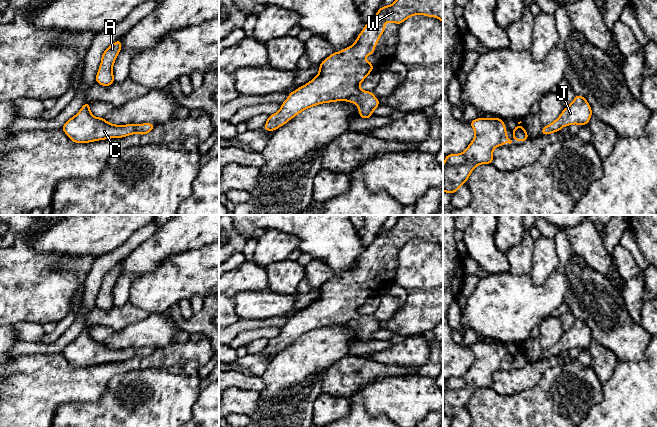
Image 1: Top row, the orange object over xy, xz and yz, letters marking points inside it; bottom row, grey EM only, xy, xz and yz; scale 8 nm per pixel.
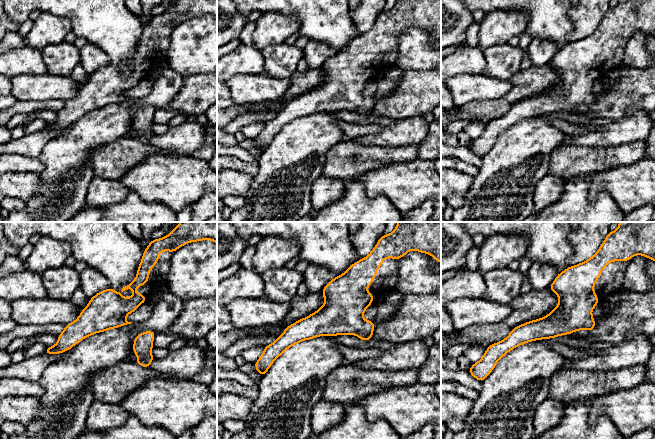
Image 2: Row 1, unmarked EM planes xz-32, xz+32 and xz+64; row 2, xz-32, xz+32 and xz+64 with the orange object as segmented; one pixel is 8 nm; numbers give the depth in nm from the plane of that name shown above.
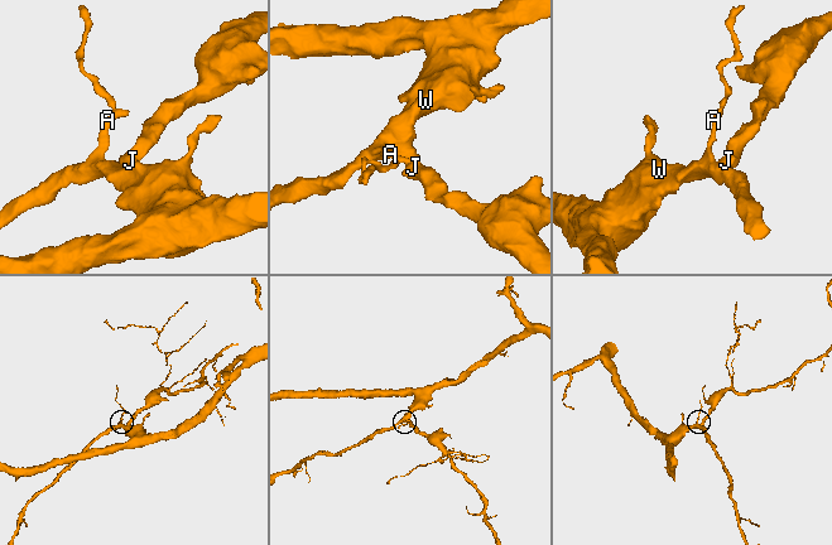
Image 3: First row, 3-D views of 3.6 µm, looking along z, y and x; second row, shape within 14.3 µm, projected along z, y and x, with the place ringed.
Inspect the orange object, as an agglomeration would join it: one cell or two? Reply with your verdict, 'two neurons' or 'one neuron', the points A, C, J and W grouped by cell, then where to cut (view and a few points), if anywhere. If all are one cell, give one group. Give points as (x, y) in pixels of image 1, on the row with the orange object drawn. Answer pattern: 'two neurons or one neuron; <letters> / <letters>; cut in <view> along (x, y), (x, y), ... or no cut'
one neuron; A C J W; no cut

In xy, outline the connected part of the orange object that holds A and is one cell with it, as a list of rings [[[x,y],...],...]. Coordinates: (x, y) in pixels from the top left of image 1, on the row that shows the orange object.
[[[118,39],[103,52],[101,64],[95,78],[96,83],[108,87],[115,82],[113,76],[113,64],[121,50],[121,47],[122,41]]]

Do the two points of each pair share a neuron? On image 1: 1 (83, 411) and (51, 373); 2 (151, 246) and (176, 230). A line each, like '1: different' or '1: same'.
1: different
2: same

